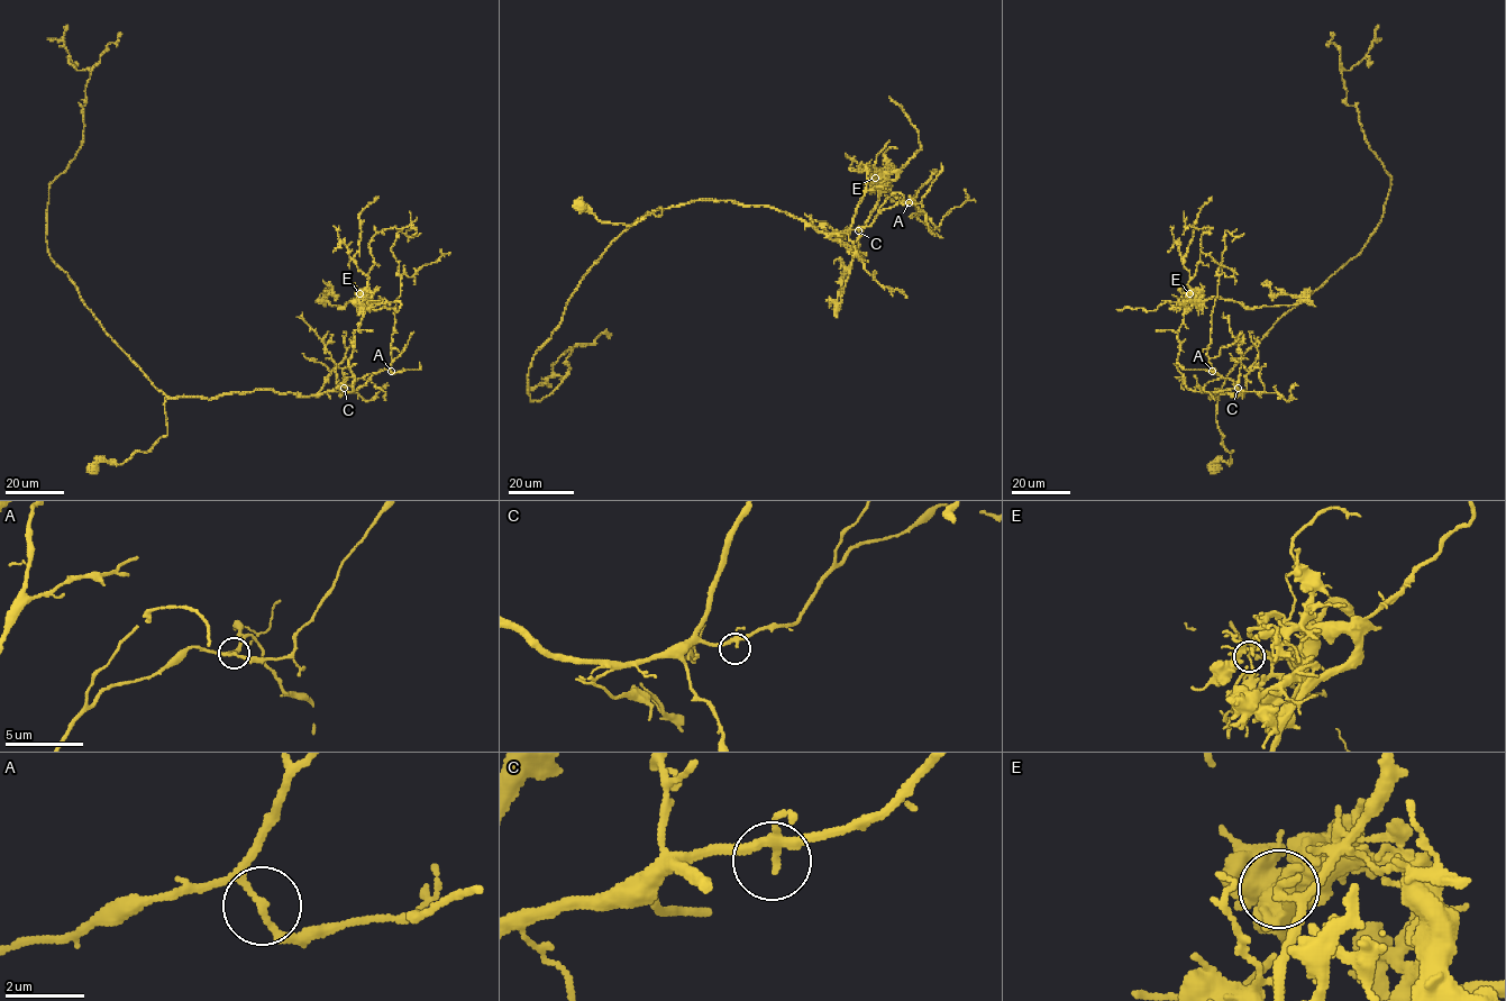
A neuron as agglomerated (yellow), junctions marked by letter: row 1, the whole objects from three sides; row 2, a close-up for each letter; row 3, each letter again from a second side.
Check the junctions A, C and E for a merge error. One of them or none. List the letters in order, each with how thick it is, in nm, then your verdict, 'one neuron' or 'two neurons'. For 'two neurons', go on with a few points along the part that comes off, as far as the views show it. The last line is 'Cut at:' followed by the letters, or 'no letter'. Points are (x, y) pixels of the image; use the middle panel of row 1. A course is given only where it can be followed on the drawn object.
A: calibre 130 nm; one neuron
C: calibre 160 nm; one neuron
E: calibre 140 nm; two neurons; course (875, 176), (886, 183), (851, 246), (839, 303), (845, 265), (838, 260), (833, 263)
Cut at: E

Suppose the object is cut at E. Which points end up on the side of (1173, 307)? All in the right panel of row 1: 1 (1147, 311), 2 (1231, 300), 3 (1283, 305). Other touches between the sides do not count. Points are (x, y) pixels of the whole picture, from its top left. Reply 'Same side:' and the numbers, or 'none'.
Same side: 1, 2, 3

